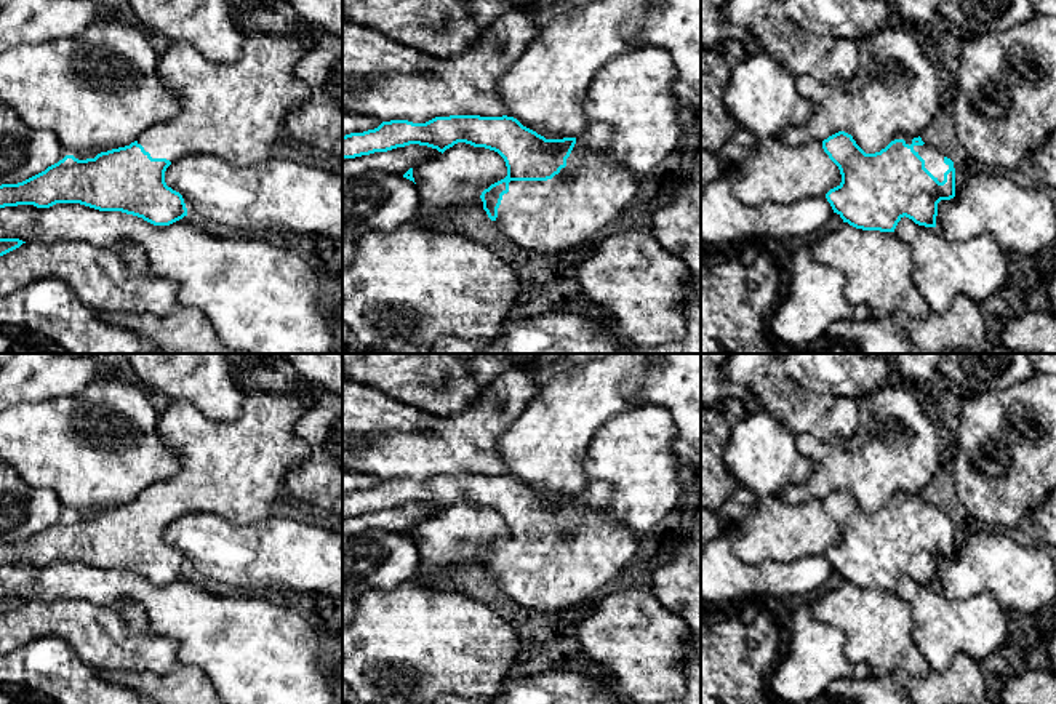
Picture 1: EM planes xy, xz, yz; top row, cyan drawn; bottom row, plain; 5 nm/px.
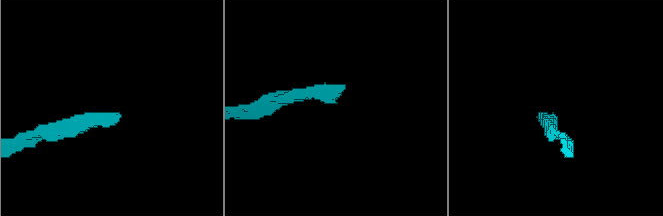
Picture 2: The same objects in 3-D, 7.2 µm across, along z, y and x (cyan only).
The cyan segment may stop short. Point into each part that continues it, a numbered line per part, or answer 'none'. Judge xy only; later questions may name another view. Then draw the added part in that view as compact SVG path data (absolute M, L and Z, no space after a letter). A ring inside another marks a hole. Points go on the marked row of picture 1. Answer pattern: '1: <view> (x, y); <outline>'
1: xy (237, 111); M251 32L242 58L230 64L211 62L187 43L170 43L158 56L157 70L179 96L179 109L170 120L144 130L138 144L152 158L171 163L195 154L210 154L235 166L270 158L278 152L277 141L290 110L310 99L309 86L294 70L310 43L312 37L293 32Z

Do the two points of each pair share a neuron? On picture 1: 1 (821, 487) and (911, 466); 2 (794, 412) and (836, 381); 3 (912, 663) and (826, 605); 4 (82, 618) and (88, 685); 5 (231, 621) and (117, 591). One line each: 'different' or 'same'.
1: same
2: different
3: same
4: different
5: same

